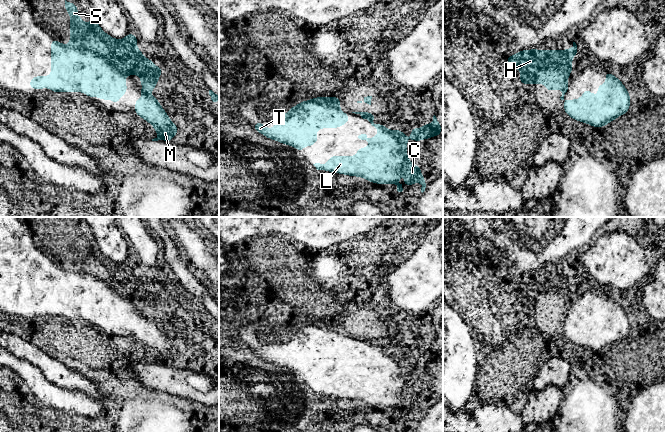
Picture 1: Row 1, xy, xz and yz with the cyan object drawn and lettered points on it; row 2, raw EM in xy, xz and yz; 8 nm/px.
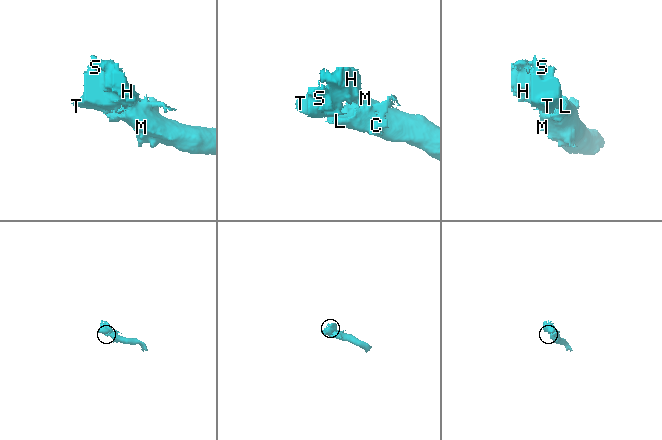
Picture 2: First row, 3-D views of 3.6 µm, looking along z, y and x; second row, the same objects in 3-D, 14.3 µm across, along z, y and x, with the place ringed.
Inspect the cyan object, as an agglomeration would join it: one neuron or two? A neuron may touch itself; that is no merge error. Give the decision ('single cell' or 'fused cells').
single cell

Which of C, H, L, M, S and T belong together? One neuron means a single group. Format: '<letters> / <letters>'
C H L M S T

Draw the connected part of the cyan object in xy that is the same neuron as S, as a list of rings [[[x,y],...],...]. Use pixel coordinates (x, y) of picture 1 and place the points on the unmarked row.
[[[65,224],[70,238],[70,267],[51,265],[51,299],[34,300],[29,309],[34,314],[49,312],[51,316],[84,316],[89,321],[113,324],[117,329],[125,319],[127,299],[138,299],[143,320],[135,325],[135,338],[148,345],[158,358],[152,365],[172,366],[178,351],[149,317],[158,308],[162,293],[154,290],[137,272],[137,261],[128,257],[121,264],[106,258],[97,244],[85,248],[79,243],[77,230]]]

